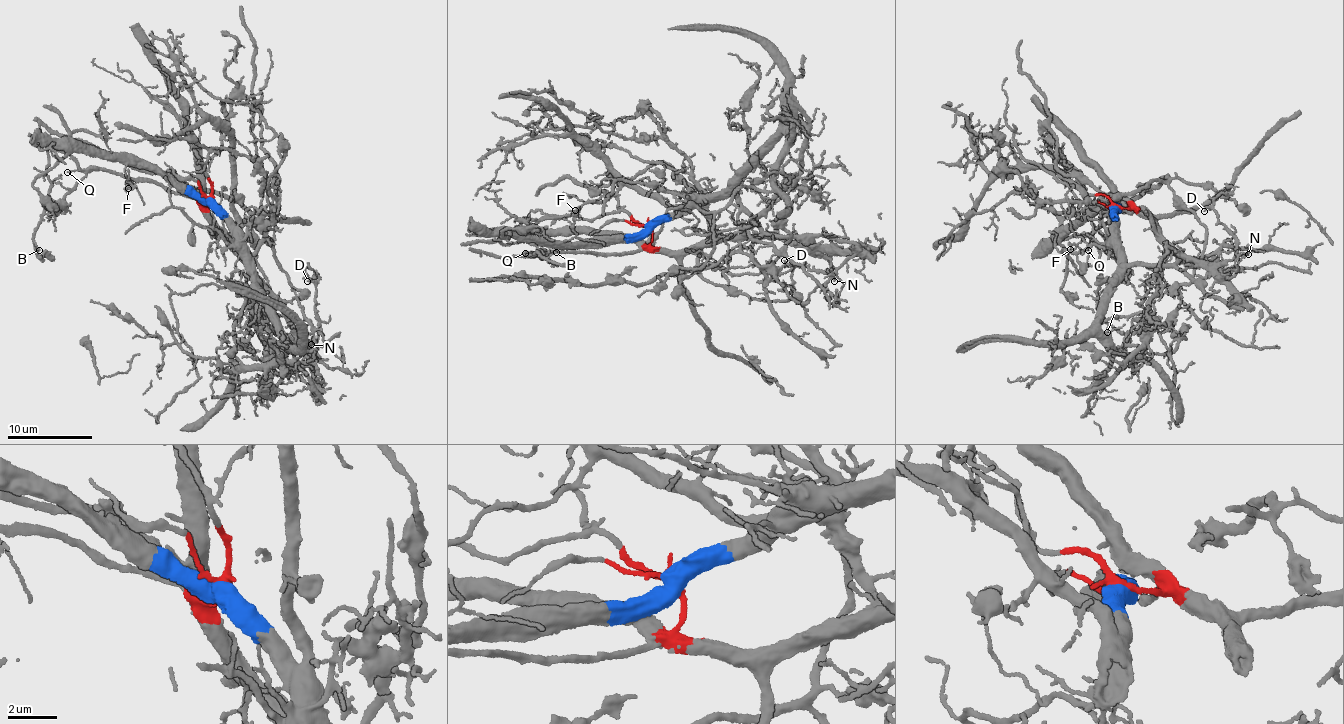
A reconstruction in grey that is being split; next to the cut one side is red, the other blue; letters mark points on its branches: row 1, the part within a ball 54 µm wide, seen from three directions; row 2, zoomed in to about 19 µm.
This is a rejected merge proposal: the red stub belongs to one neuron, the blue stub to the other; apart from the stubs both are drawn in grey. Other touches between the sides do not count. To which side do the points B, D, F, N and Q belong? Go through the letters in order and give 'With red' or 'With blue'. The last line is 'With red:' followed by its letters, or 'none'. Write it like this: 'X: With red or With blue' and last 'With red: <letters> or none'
B: With red
D: With red
F: With blue
N: With red
Q: With red
With red: B, D, N, Q

